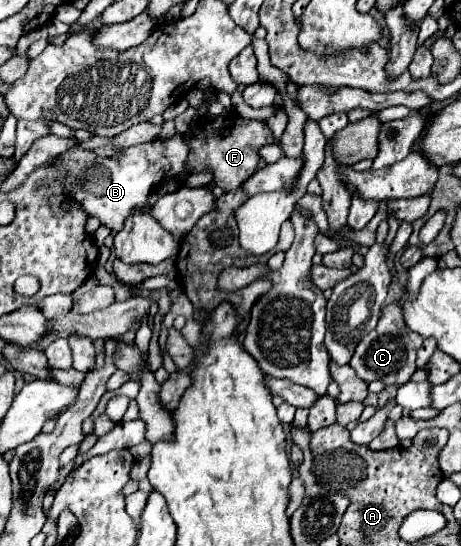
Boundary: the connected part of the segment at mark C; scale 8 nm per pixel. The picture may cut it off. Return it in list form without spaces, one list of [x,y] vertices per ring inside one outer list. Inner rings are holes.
[[[389,304],[383,308],[379,324],[375,330],[365,334],[361,342],[355,348],[355,354],[351,358],[351,368],[357,372],[357,376],[365,382],[379,380],[387,386],[401,386],[409,382],[409,378],[415,372],[415,354],[419,346],[423,344],[423,338],[417,332],[411,332],[403,320],[399,304]]]

